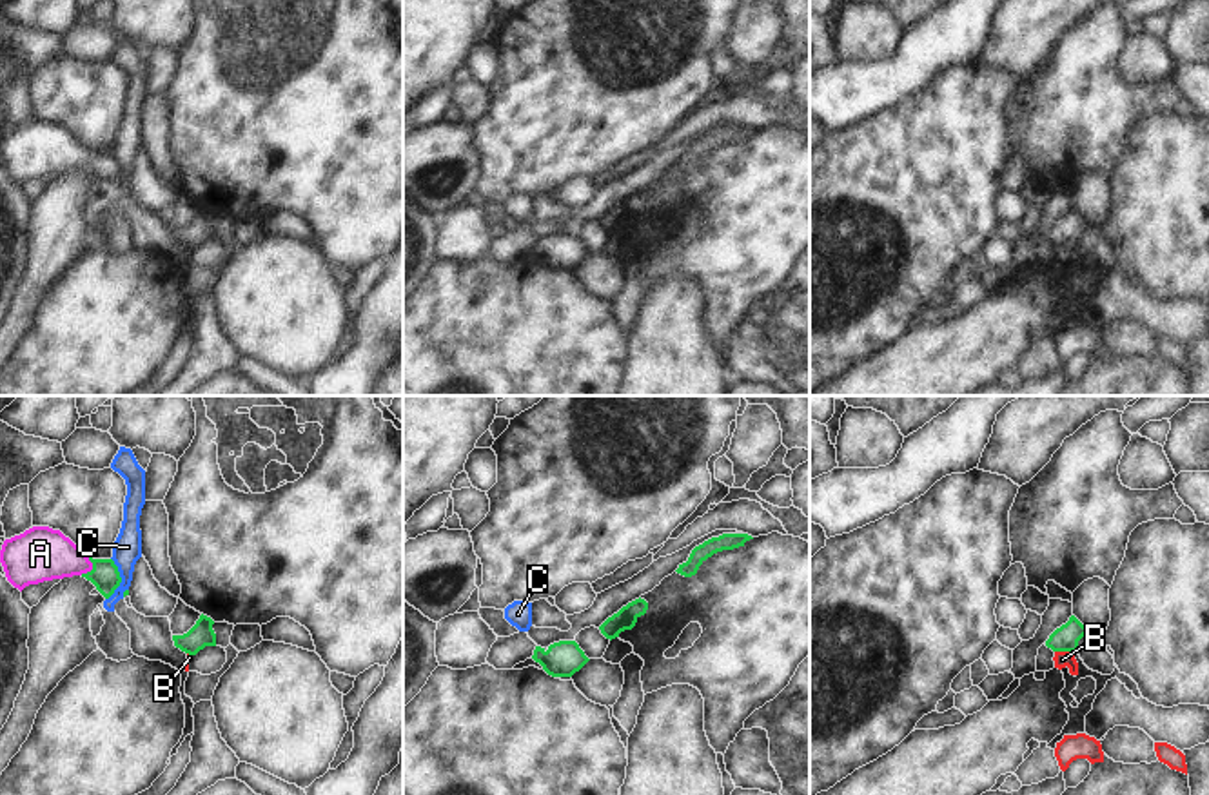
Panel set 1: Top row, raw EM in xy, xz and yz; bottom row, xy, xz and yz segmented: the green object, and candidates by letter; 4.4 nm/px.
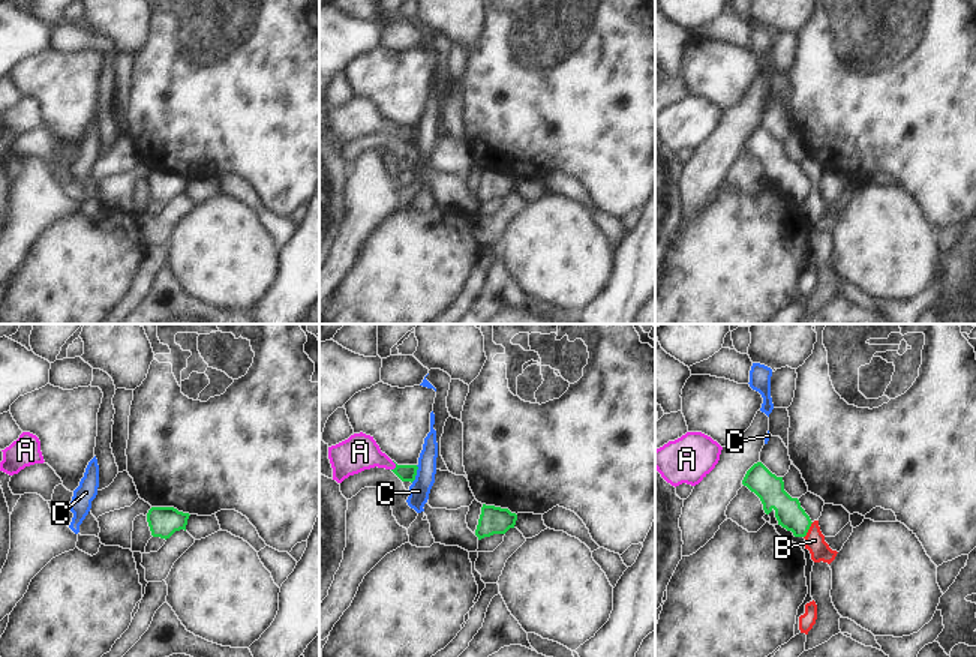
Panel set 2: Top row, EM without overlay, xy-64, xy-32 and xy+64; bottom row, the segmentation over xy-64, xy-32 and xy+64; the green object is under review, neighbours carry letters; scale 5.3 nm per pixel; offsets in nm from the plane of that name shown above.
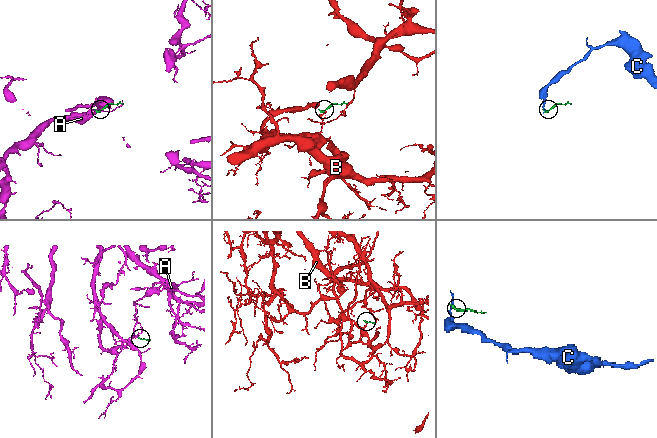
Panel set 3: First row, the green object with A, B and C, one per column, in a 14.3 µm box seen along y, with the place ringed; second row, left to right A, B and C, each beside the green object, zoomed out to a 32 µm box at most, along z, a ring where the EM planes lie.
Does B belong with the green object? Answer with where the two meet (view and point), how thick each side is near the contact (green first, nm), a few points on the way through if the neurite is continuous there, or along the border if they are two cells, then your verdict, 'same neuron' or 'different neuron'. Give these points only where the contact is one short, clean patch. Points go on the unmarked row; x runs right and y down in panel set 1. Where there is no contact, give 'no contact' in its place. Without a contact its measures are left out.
meets green in yz at (1064, 244); 120 nm thick on the green side, 70 nm on the other; border along yz (1055, 244), (1070, 244), (1073, 247); different neuron

